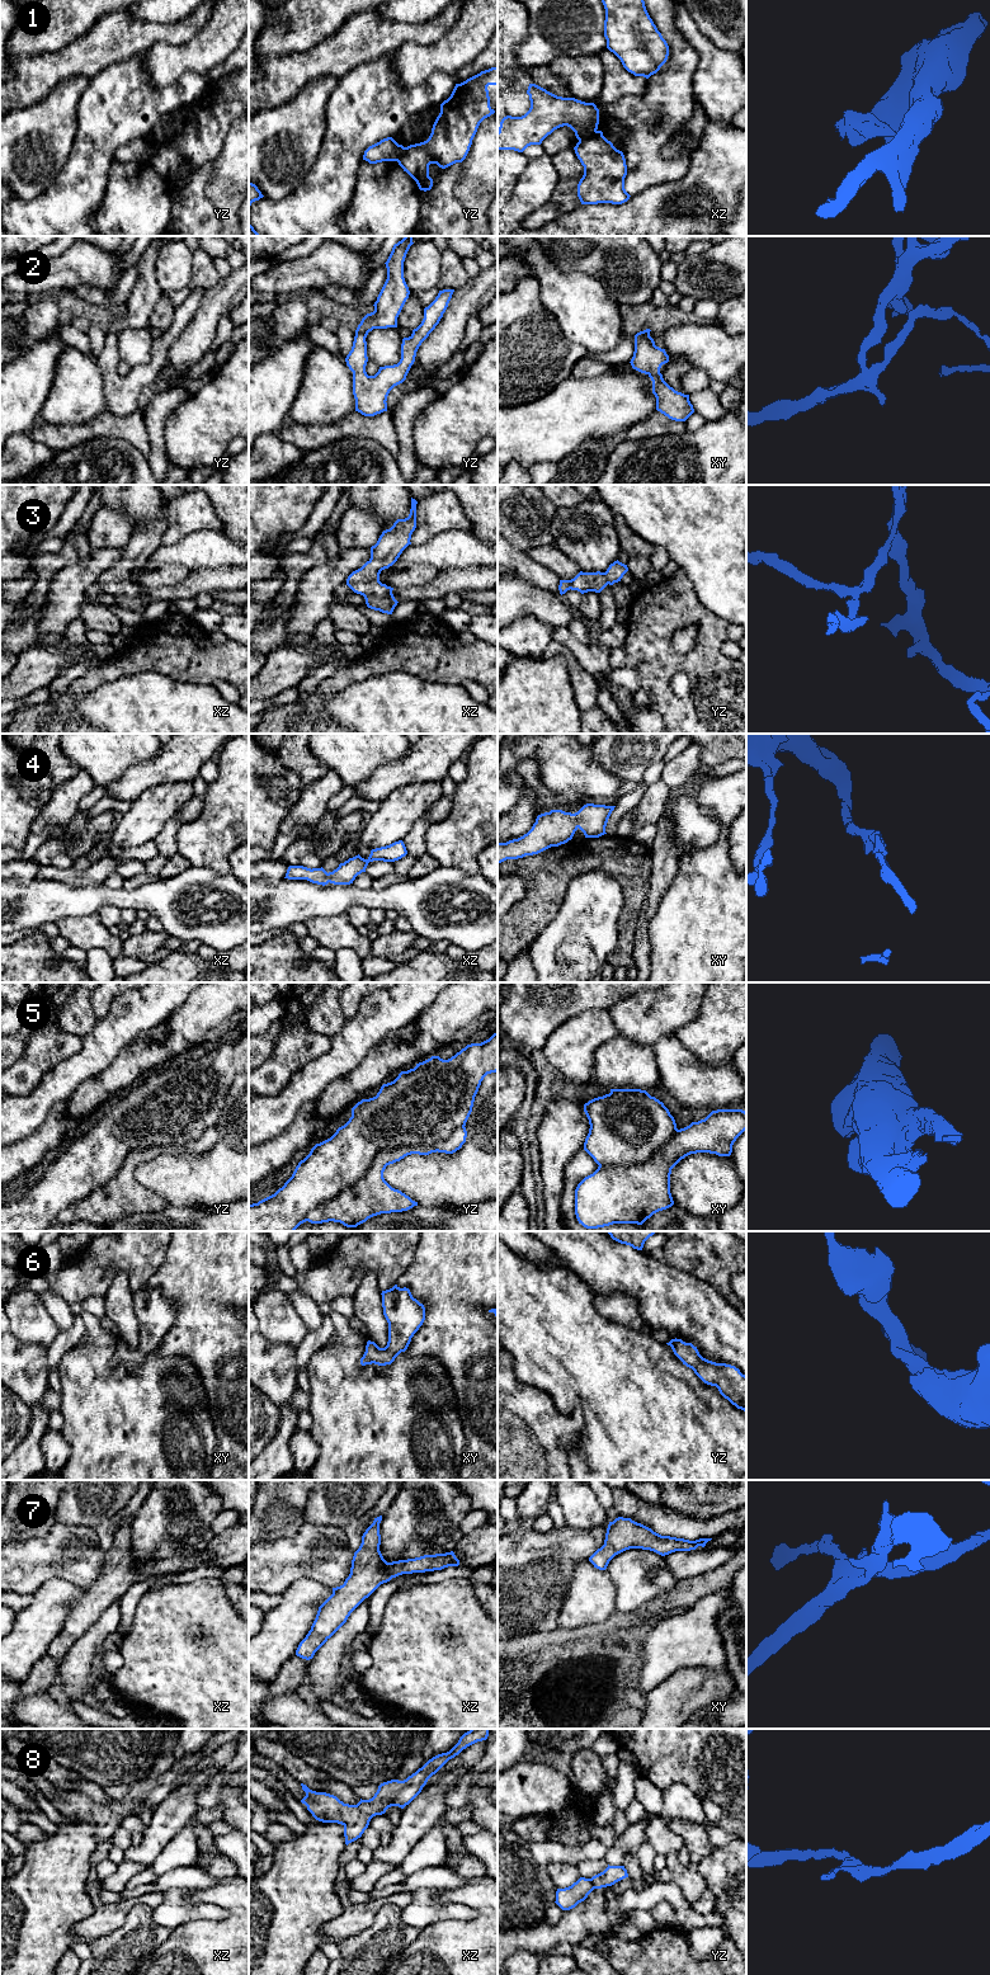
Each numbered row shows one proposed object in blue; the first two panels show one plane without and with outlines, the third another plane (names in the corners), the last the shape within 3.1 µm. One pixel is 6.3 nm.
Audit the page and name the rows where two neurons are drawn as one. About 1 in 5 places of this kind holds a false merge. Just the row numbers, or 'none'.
1

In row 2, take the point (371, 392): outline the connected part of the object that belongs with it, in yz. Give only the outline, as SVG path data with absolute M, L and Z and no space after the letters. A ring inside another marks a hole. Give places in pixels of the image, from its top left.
M405 236L393 245L385 263L387 279L373 305L374 311L362 319L355 330L352 350L345 358L346 366L353 372L355 411L364 416L387 411L386 401L390 391L406 380L419 347L439 324L454 292L454 289L439 291L435 300L424 308L421 324L412 330L409 338L402 339L401 359L397 364L380 367L374 376L367 374L366 338L368 333L373 329L397 327L397 317L409 298L410 291L404 278L404 261L412 244L412 236Z

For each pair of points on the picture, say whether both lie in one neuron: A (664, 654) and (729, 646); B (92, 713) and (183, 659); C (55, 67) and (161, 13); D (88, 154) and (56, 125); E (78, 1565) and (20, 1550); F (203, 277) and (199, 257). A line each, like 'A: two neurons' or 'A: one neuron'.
A: two neurons
B: two neurons
C: two neurons
D: two neurons
E: one neuron
F: one neuron

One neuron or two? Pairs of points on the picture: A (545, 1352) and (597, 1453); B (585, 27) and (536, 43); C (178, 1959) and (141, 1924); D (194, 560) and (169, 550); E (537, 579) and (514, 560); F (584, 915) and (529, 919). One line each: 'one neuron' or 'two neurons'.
A: one neuron
B: one neuron
C: two neurons
D: one neuron
E: one neuron
F: two neurons

